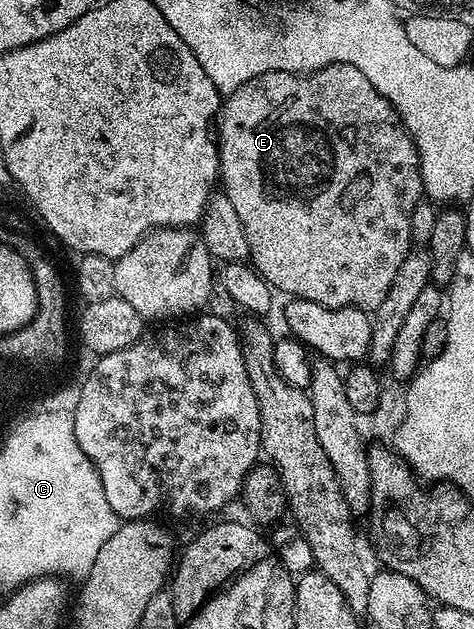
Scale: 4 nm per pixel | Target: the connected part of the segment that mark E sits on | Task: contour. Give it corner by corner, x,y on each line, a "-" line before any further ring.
330,64
306,74
266,72
245,82
222,101
217,117
217,143
221,188
237,210
237,217
244,227
251,247
249,260
255,271
267,279
272,289
279,291
280,288
288,292
288,297
317,302
326,308
362,308
368,314
374,313
375,308
381,306
385,294
389,294
389,282
393,282
397,266
401,266
401,262
412,251
411,219
424,190
415,140
407,133
407,127
401,122
393,105
375,89
373,82
369,82
369,78
365,78
357,66
348,64

